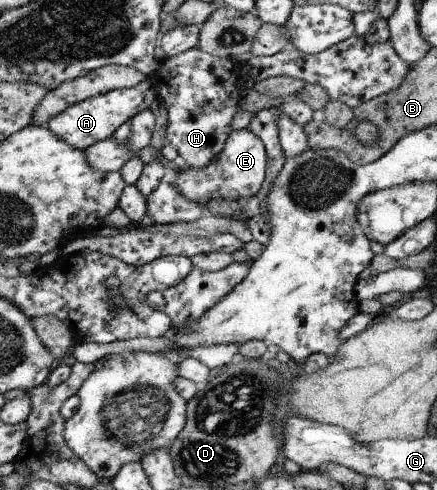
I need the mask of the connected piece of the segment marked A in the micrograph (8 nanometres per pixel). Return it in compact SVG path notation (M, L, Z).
M147 76L145 81L141 81L135 87L125 87L108 93L101 93L67 107L63 113L55 115L46 128L51 129L57 137L64 138L65 141L76 146L77 149L87 151L94 144L110 139L121 125L132 120L139 113L145 112L145 109L150 109L151 104L156 99L153 84L150 77Z

